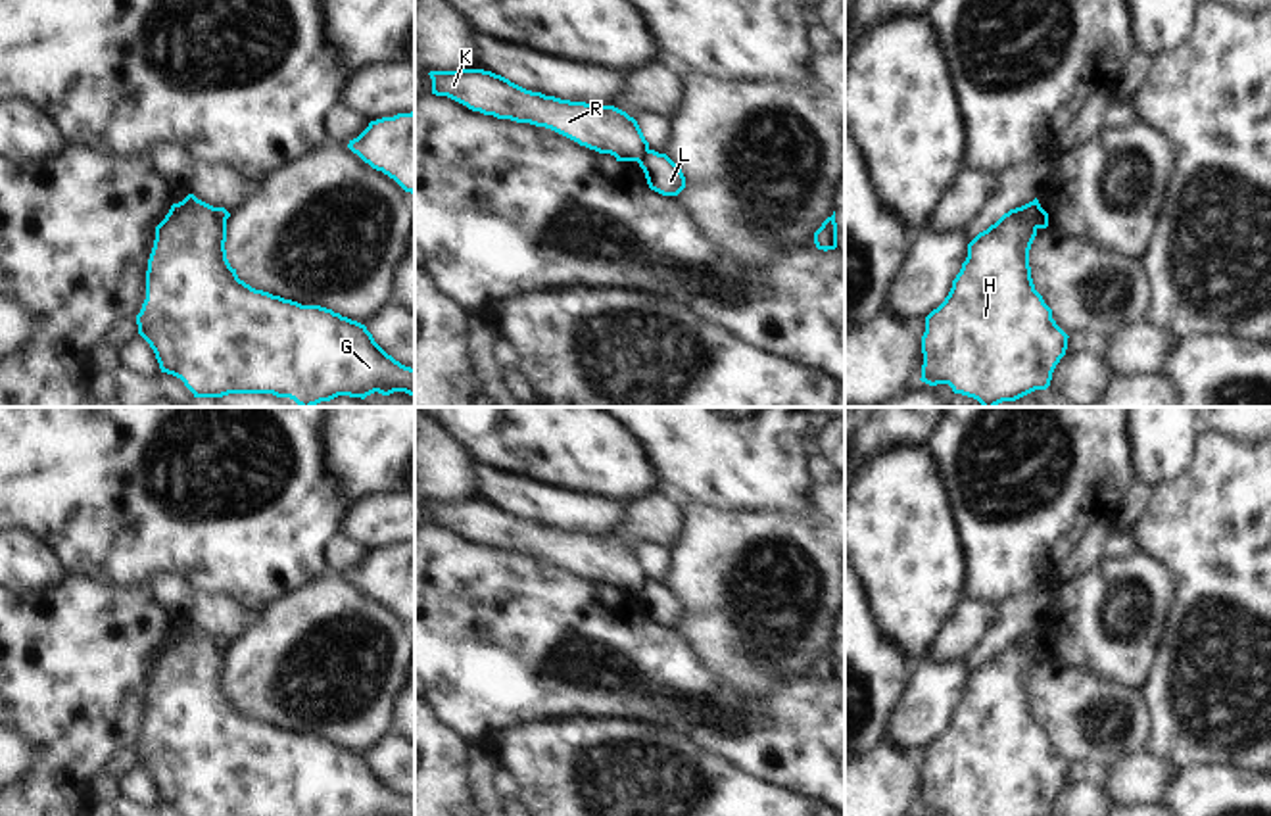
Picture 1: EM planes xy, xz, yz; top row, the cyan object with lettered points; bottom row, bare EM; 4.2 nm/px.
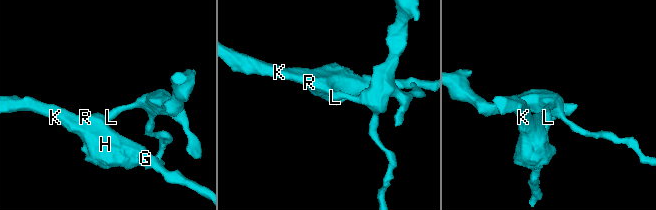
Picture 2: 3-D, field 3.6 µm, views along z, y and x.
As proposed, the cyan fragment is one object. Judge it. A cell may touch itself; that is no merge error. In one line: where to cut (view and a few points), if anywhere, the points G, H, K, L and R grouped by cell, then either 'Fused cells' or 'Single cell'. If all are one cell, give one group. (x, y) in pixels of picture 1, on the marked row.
Split along yz (1018, 208), (1035, 229). Groups: G H K R / L. Fused cells

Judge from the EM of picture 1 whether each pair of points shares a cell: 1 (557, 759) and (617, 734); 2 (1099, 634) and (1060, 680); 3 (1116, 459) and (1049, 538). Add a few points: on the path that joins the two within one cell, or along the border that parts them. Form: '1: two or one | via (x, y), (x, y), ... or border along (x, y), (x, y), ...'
1: one | via (573, 759), (601, 742)
2: two | border along (1064, 665), (1110, 684)
3: one | via (1095, 477), (1055, 517)

